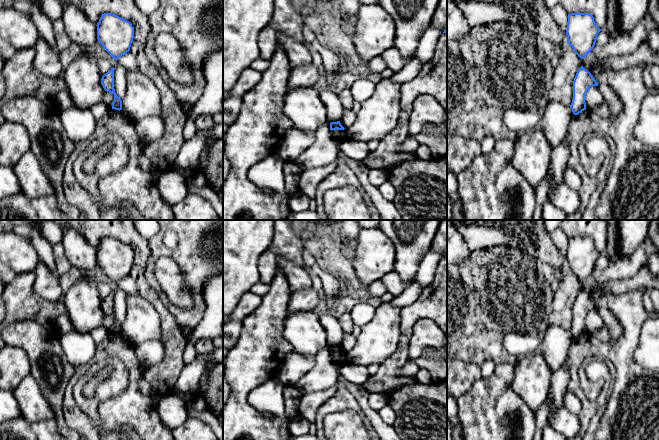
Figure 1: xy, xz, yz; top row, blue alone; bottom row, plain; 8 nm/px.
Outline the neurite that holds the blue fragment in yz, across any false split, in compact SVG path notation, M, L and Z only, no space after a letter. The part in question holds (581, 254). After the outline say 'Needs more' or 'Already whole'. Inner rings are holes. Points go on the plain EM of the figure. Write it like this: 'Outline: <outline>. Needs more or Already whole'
Outline: M577 236L568 238L567 268L573 272L581 283L584 283L594 272L600 255L601 253L596 249L591 238Z. Already whole

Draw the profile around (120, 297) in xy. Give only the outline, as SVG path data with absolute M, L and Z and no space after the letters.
M116 289L114 294L114 313L116 319L123 324L126 318L127 293L121 289Z

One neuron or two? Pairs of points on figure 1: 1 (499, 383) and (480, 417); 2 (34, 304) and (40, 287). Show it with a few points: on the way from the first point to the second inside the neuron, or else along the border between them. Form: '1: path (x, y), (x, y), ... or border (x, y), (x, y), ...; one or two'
1: path (495, 391), (480, 409); one
2: border (33, 273), (33, 291), (44, 299), (60, 301); two

